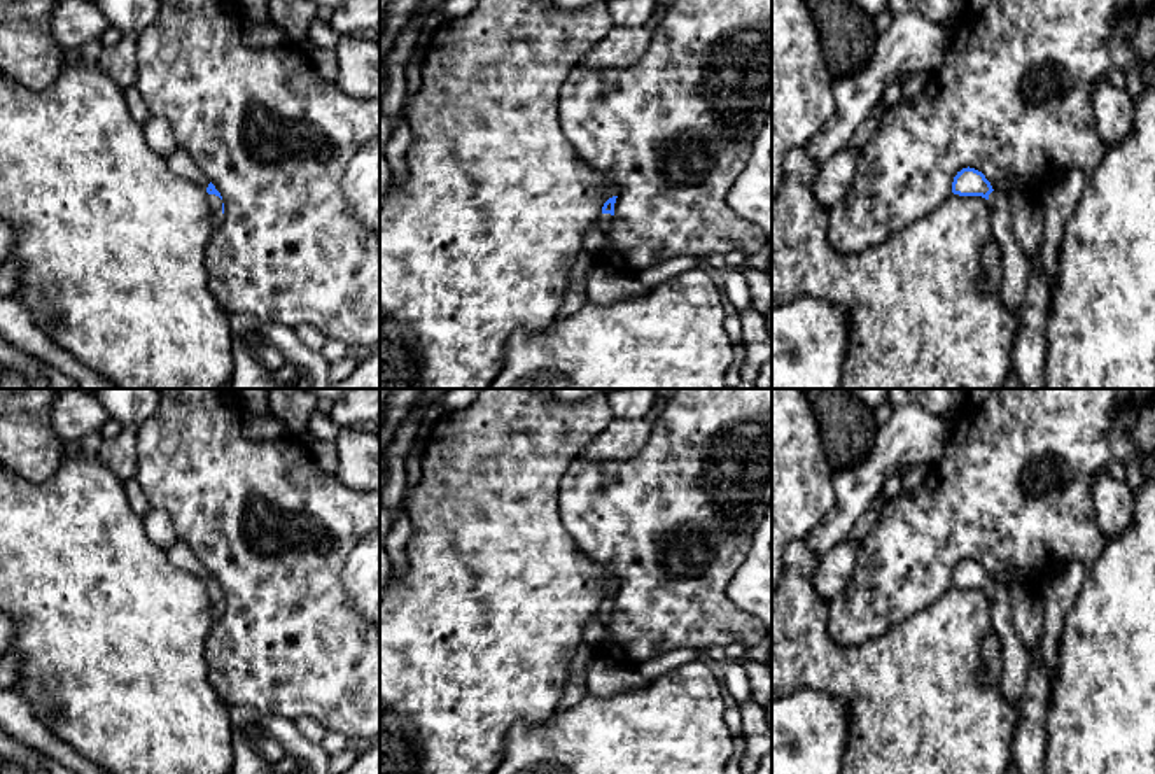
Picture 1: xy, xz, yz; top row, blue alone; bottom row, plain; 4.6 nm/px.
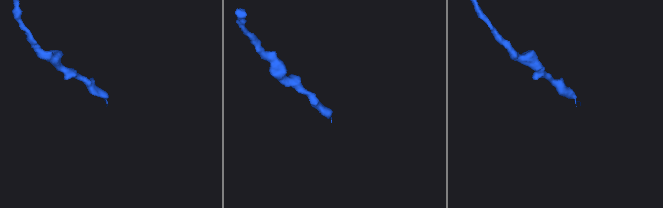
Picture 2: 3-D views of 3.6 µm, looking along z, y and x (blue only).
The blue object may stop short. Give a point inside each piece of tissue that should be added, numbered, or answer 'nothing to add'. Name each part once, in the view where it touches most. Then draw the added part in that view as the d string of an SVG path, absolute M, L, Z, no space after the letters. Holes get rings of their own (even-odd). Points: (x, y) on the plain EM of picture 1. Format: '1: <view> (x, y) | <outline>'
1: xy (216, 594) | M208 587L208 594L212 597L212 615L214 615L214 620L215 623L219 622L222 611L224 611L224 606L222 606L222 592L215 587Z

